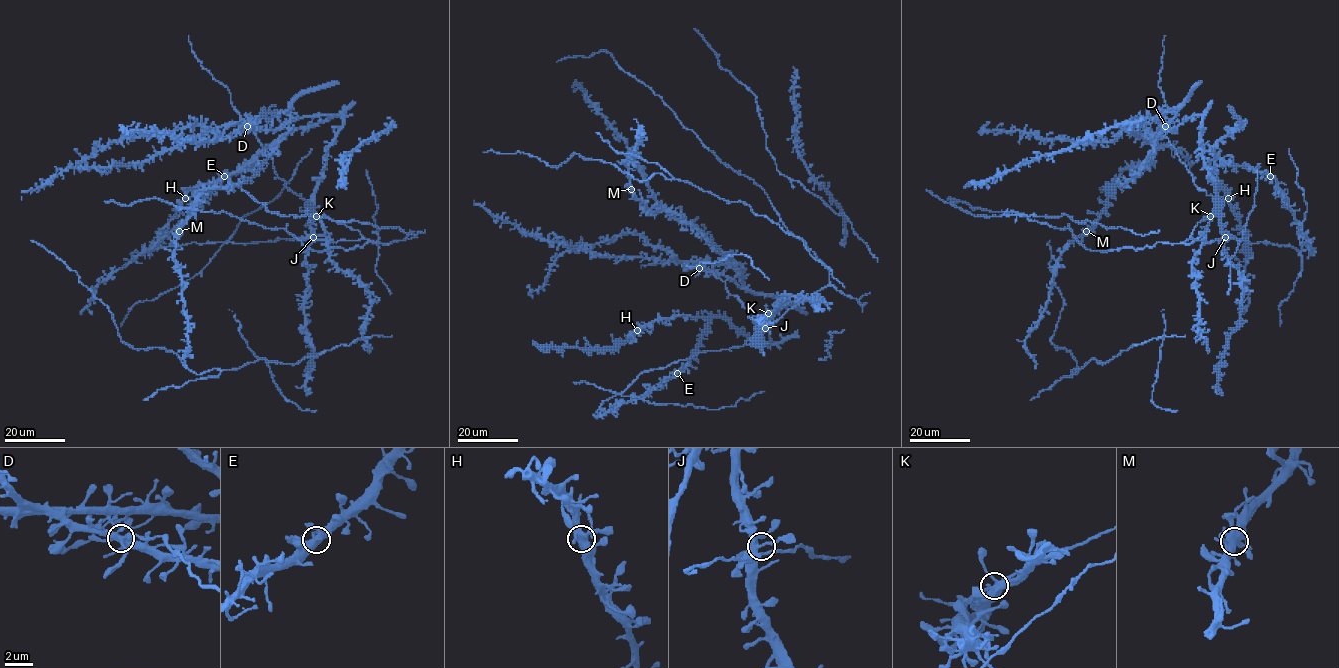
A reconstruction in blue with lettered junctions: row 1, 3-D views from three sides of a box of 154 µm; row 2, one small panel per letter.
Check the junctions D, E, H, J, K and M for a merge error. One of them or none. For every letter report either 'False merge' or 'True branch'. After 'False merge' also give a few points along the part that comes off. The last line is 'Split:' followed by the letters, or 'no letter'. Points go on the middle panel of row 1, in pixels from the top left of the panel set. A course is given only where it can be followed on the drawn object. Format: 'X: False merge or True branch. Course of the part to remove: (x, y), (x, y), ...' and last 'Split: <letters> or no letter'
D: True branch
E: True branch
H: True branch
J: True branch
K: True branch
M: True branch
Split: no letter

